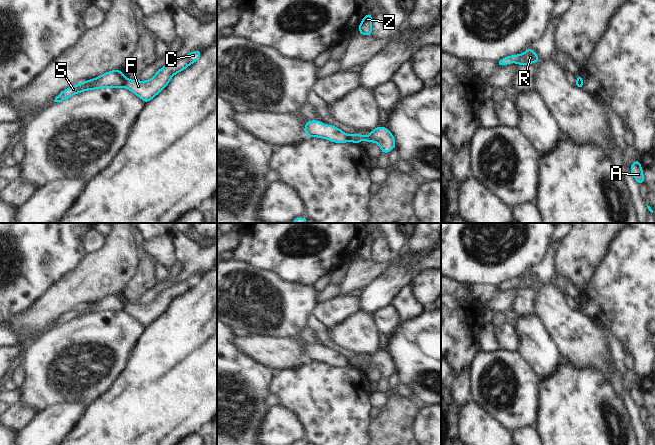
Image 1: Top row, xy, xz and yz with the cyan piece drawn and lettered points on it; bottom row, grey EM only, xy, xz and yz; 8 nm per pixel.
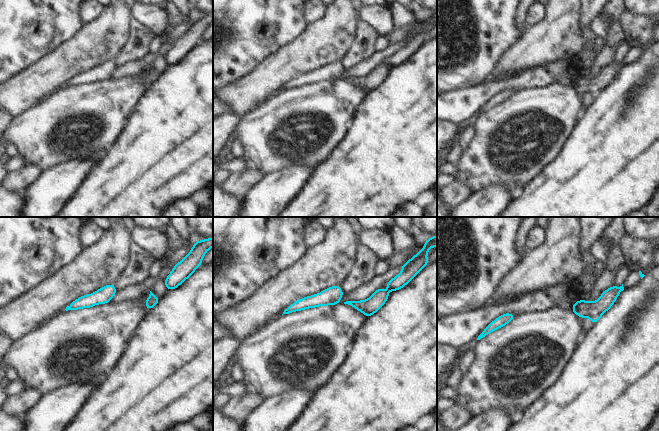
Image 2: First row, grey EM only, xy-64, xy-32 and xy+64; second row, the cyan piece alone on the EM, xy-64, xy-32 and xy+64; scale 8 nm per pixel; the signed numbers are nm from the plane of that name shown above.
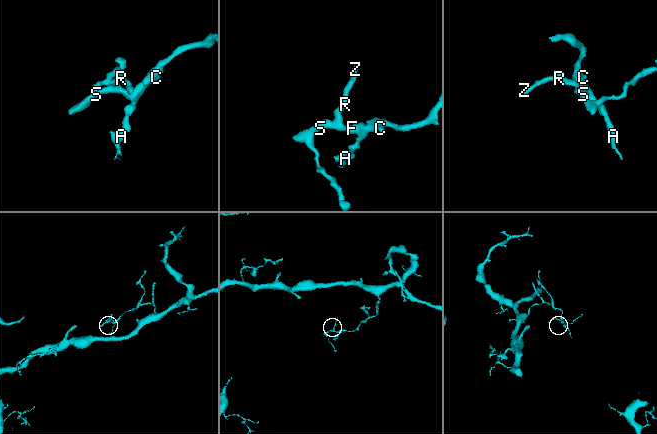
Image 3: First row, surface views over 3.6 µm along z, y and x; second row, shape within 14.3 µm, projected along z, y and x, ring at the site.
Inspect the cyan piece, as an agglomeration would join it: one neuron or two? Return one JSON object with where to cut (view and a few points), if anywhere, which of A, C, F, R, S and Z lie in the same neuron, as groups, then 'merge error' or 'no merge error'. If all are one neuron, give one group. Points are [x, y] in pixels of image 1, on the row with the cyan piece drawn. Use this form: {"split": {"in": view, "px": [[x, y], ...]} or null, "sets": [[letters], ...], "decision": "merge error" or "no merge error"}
{"split": {"in": "xy", "px": [[126, 78], [121, 86]]}, "sets": [["A", "C", "F"], ["R", "S", "Z"]], "decision": "merge error"}

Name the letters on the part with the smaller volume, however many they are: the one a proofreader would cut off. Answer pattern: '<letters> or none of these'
R, S, Z

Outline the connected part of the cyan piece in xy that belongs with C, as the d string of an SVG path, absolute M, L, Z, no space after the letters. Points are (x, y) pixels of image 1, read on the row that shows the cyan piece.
M199 49L186 56L177 58L160 68L150 80L140 81L126 78L122 87L130 90L146 104L166 88L175 74L185 70L189 65L195 63L201 55L202 52Z

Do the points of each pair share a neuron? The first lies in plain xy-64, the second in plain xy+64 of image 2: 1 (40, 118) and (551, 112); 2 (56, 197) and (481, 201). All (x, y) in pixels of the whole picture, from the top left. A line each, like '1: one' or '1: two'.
1: one
2: one

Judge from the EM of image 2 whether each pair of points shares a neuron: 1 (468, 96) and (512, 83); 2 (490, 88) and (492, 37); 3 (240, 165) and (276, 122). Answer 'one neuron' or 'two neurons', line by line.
1: one neuron
2: two neurons
3: two neurons

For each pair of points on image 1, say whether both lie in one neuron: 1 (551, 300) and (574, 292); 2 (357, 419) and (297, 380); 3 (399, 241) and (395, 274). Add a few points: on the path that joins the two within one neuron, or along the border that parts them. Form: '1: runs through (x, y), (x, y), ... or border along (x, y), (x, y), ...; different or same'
1: border along (560, 282), (565, 293); different
2: runs through (342, 414), (324, 396), (316, 391), (312, 391); same
3: border along (409, 239), (409, 243), (396, 254); different

